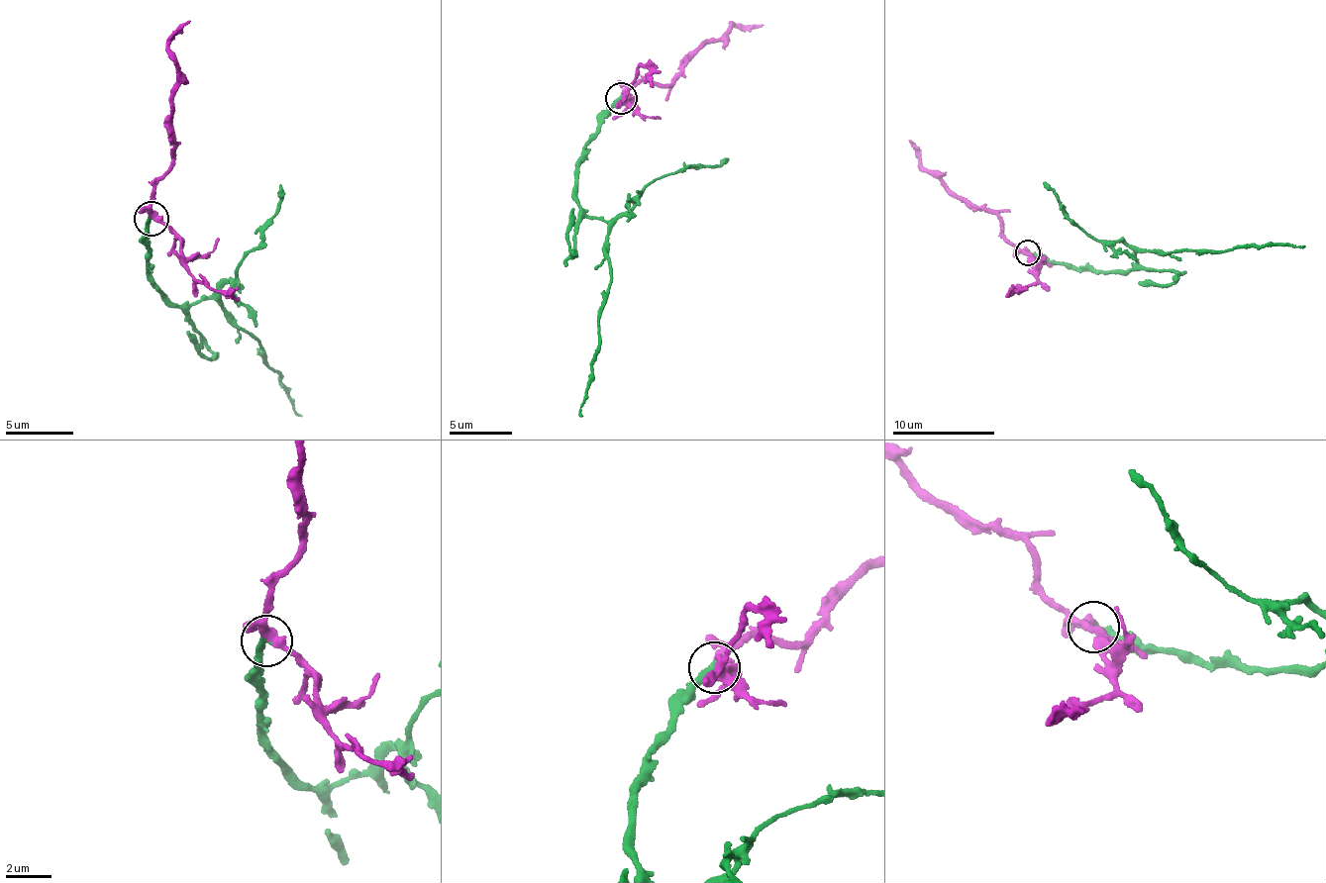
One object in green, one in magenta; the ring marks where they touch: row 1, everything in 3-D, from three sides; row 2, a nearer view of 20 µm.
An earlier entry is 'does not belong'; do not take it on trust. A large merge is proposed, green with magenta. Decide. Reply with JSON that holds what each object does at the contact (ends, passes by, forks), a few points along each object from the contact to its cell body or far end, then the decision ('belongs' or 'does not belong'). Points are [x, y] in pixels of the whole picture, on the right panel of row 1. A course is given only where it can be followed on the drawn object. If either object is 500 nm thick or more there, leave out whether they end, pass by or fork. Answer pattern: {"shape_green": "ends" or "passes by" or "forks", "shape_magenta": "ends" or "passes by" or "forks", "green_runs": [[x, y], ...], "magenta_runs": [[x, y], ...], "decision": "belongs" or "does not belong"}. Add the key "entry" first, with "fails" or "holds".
{"entry": "fails", "shape_green": "ends", "shape_magenta": "passes by", "green_runs": [[1028, 253], [1105, 272], [1132, 268], [1138, 251], [1304, 246]], "magenta_runs": [[1028, 253], [1003, 235], [995, 214], [976, 211], [919, 163], [916, 148], [909, 141]], "decision": "belongs"}

